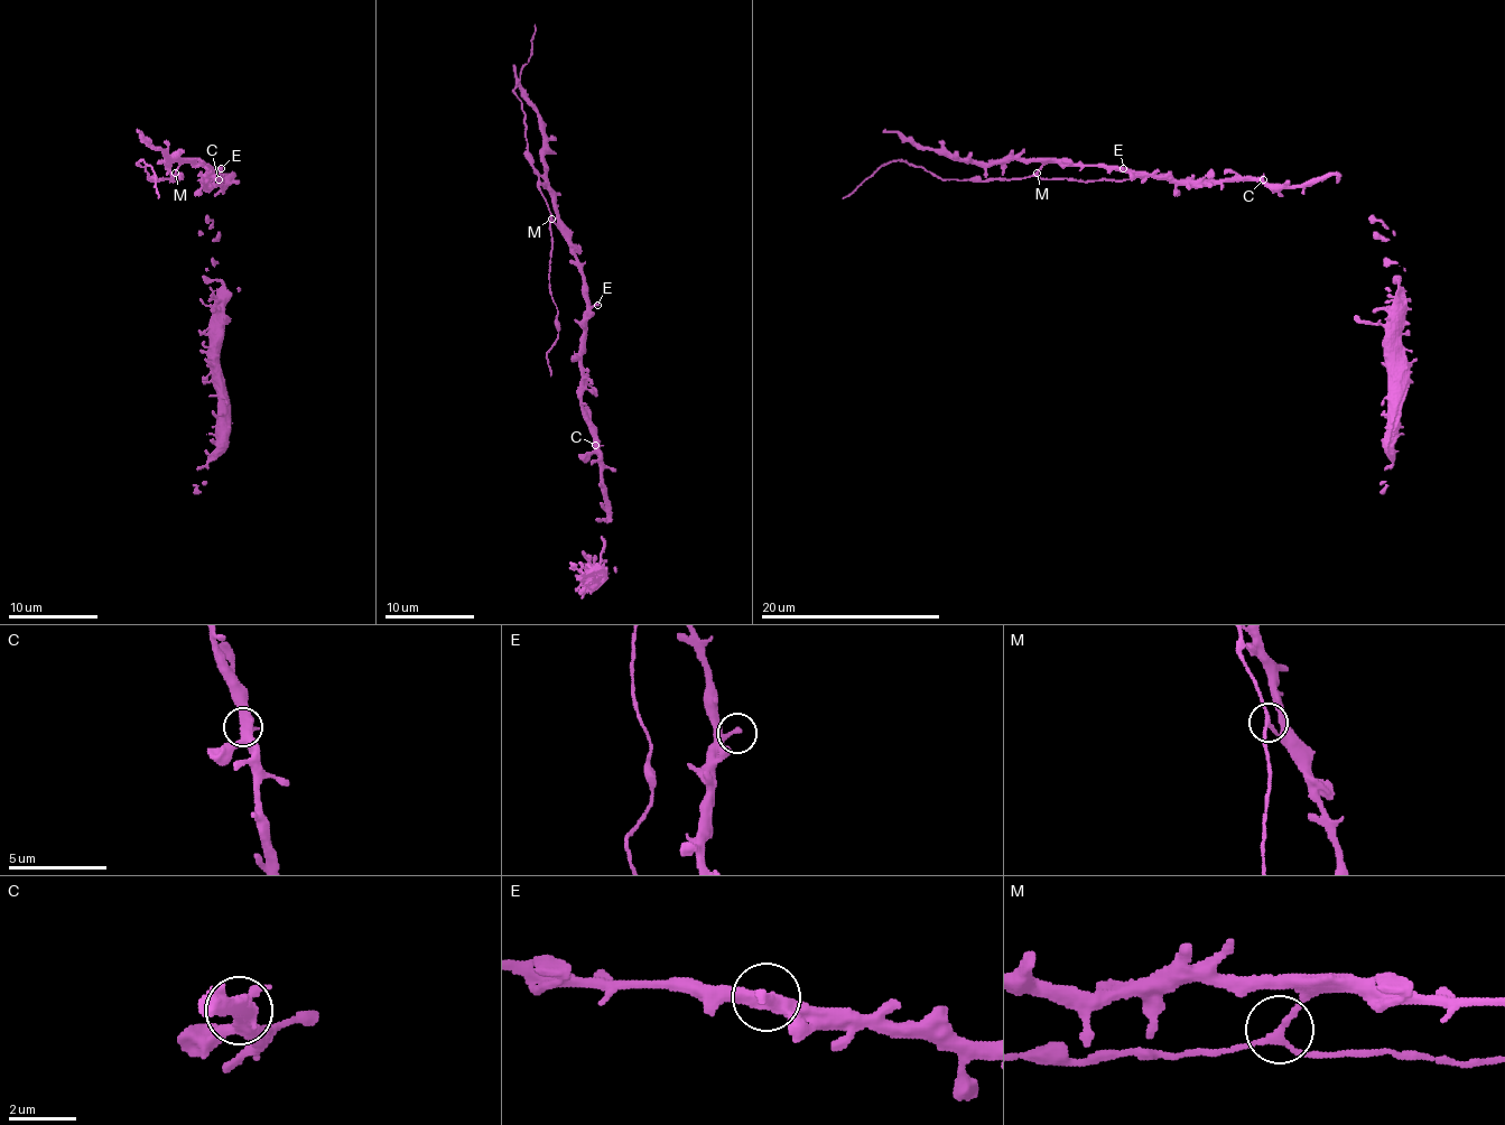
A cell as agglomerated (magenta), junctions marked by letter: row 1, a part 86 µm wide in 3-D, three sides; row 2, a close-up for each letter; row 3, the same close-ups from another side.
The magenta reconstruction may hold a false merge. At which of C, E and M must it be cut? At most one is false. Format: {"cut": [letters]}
{"cut": ["M"]}

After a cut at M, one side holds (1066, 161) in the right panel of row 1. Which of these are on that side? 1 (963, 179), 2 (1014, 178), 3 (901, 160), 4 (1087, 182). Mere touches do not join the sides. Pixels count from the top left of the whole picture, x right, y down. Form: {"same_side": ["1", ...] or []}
{"same_side": []}

